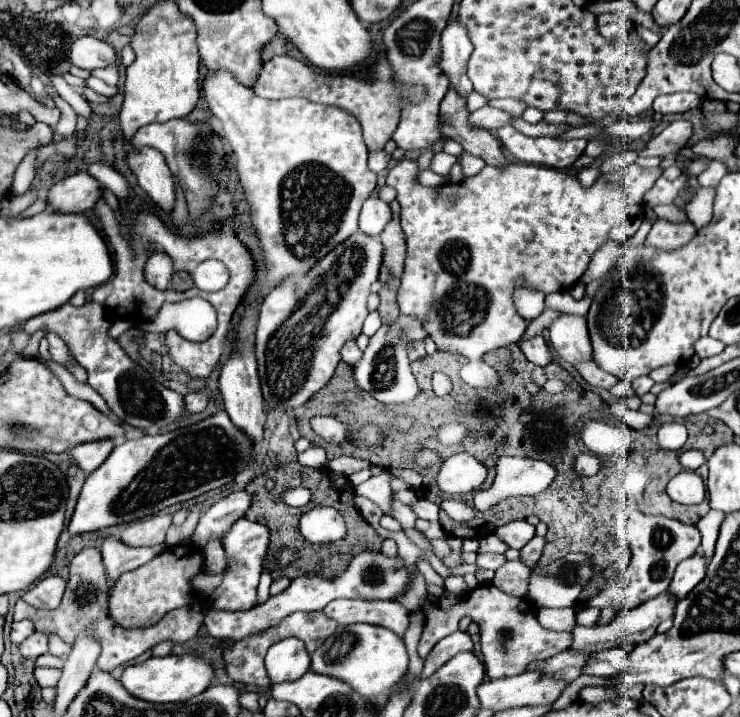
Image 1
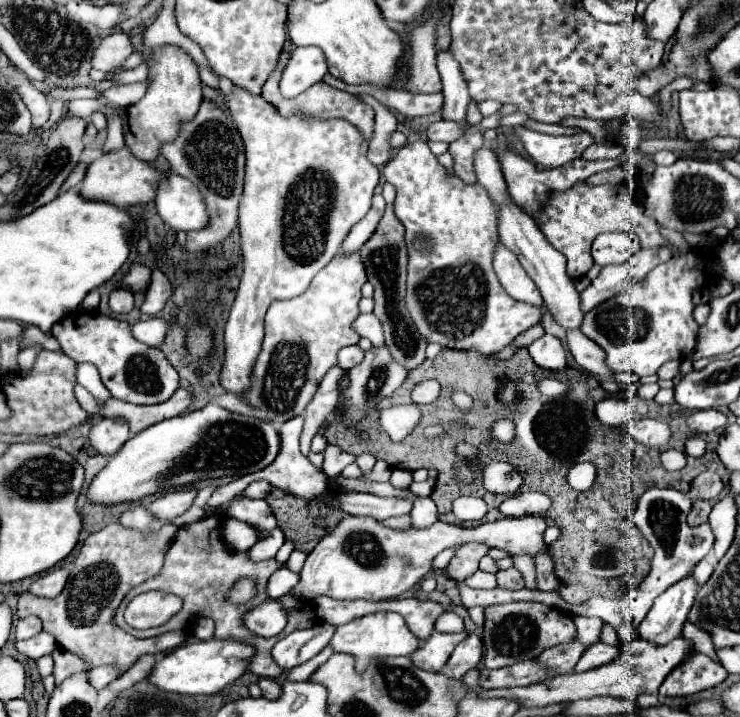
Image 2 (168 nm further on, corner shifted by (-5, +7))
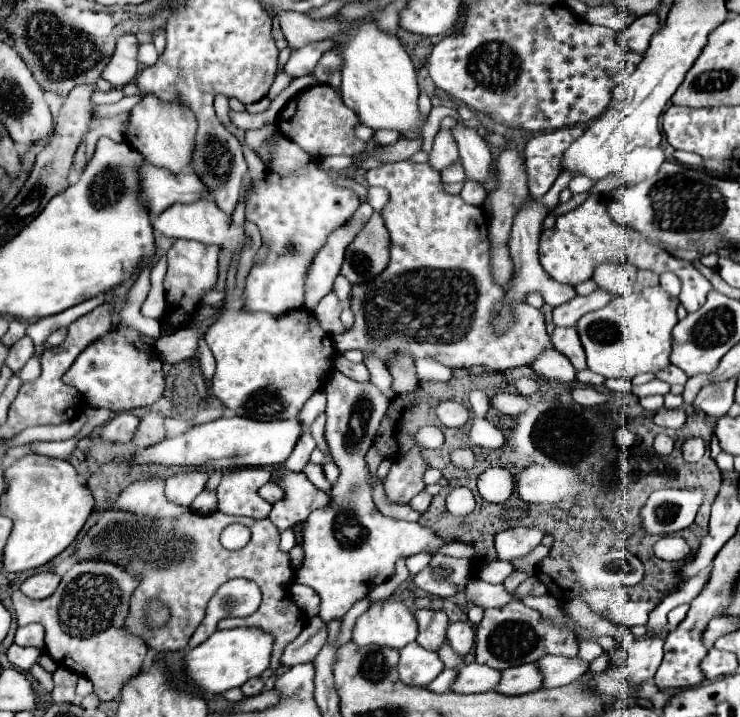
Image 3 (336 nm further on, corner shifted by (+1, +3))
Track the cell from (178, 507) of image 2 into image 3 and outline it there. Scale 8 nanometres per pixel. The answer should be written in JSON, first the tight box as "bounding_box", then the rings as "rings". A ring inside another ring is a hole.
{"bounding_box":[166,471,208,507],"rings":[[[182,471],[166,479],[166,497],[182,507],[190,507],[196,495],[206,487],[208,481],[206,471]]]}

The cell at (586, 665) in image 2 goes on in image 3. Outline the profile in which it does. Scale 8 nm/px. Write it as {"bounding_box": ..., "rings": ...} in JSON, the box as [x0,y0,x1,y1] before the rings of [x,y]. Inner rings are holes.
{"bounding_box":[536,655,588,689],"rings":[[[544,655],[542,659],[536,661],[536,667],[542,675],[542,687],[546,689],[574,683],[588,671],[588,663],[580,661],[578,657],[566,659],[566,657],[556,657],[556,655]]]}

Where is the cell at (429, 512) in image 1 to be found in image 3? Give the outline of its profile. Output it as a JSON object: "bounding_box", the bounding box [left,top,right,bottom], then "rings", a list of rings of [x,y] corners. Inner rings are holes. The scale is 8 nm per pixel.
{"bounding_box":[302,463,332,491],"rings":[[[308,463],[302,473],[306,473],[306,477],[310,479],[310,483],[314,483],[318,489],[322,491],[330,491],[332,483],[324,477],[324,471],[322,471],[322,465],[314,465],[314,463]]]}

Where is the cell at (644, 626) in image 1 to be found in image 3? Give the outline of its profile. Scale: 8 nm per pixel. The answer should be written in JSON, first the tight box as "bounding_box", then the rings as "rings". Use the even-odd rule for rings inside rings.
{"bounding_box":[496,663,542,695],"rings":[[[534,663],[508,667],[502,671],[500,683],[496,685],[496,693],[502,695],[524,695],[538,691],[542,687],[542,679],[538,679],[538,671],[534,671]]]}

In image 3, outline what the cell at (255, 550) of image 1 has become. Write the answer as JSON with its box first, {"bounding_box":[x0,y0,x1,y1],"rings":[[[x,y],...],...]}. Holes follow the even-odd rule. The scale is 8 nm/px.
{"bounding_box":[218,467,280,519],"rings":[[[244,467],[224,471],[222,481],[218,485],[218,511],[254,519],[268,517],[272,505],[258,495],[258,489],[272,481],[280,471],[280,467]]]}

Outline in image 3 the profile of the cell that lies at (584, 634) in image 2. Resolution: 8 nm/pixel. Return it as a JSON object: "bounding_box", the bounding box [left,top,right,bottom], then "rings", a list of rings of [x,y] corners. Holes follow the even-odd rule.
{"bounding_box":[578,639,604,663],"rings":[[[580,639],[580,653],[578,653],[578,657],[580,659],[584,659],[584,663],[592,663],[596,657],[600,657],[604,653],[604,649],[600,647],[600,645],[596,645],[596,643],[592,643],[592,641],[584,641],[584,639]]]}

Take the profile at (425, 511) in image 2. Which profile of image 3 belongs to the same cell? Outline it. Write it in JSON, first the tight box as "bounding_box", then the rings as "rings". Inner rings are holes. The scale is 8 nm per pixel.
{"bounding_box":[410,491,432,513],"rings":[[[422,491],[422,493],[418,493],[412,501],[410,501],[410,505],[416,509],[416,511],[420,511],[420,513],[424,513],[426,509],[428,509],[428,505],[430,505],[430,501],[432,501],[432,495],[428,495],[426,491]]]}

